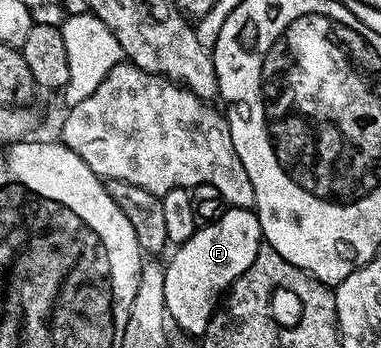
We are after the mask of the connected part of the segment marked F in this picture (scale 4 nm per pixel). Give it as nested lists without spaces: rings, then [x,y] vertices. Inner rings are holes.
[[[225,207],[218,219],[197,224],[194,235],[186,247],[182,247],[168,262],[166,275],[166,291],[168,305],[175,316],[180,317],[185,324],[191,327],[203,327],[210,311],[220,300],[224,288],[234,280],[254,259],[258,259],[258,251],[266,243],[264,224],[260,221],[260,214],[254,209],[238,209]]]

